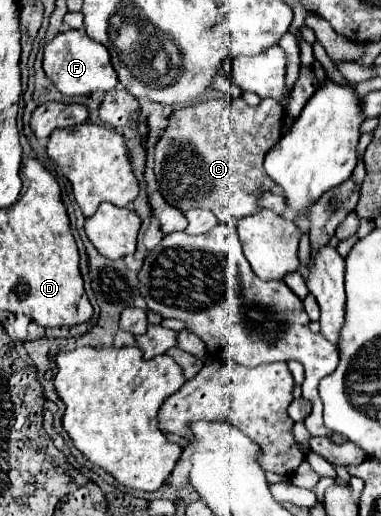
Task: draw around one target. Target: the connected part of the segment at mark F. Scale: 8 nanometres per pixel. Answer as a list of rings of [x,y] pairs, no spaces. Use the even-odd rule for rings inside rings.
[[[69,29],[57,33],[47,45],[43,53],[43,69],[49,81],[57,87],[59,93],[73,95],[89,95],[93,91],[111,91],[117,85],[117,73],[109,61],[109,51],[87,37],[83,29]]]

